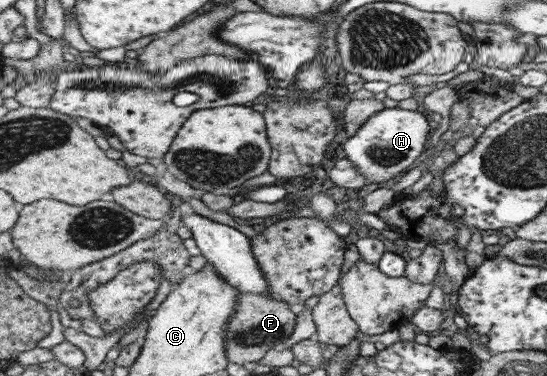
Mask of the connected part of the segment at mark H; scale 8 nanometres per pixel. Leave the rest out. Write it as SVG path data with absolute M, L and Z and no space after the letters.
M384 108L371 115L343 145L345 158L365 177L366 183L382 187L394 177L410 171L424 151L424 143L432 134L426 115L416 110Z

